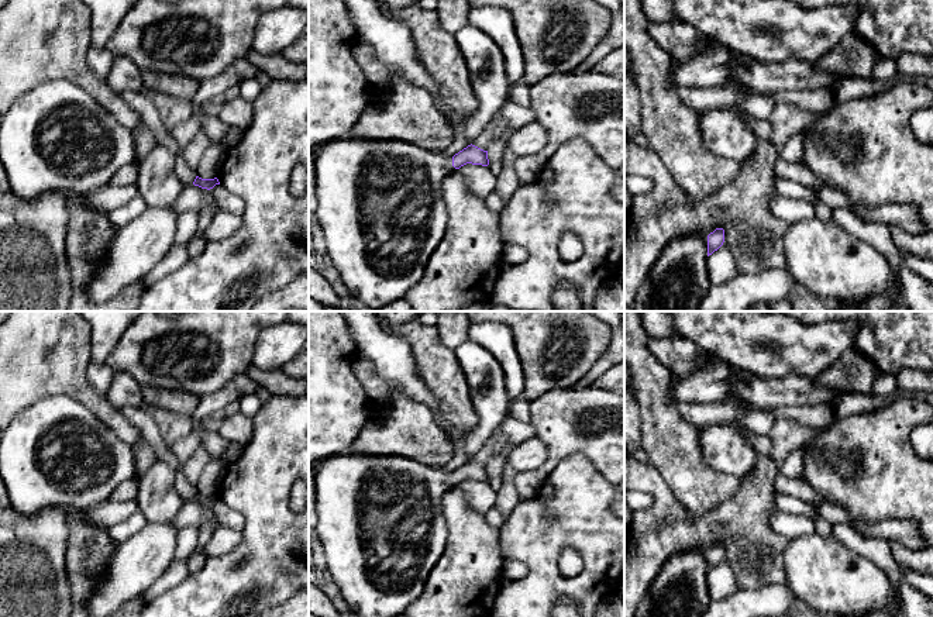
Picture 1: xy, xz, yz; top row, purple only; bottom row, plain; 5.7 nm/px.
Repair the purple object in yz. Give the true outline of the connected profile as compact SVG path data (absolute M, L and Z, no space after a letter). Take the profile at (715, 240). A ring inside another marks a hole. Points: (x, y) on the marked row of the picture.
M716 228L708 235L708 256L717 251L724 242L724 230Z

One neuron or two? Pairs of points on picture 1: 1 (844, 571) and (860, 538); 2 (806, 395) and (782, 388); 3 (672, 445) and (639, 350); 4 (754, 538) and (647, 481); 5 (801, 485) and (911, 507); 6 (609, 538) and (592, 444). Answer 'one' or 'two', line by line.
1: two
2: one
3: one
4: one
5: two
6: two

